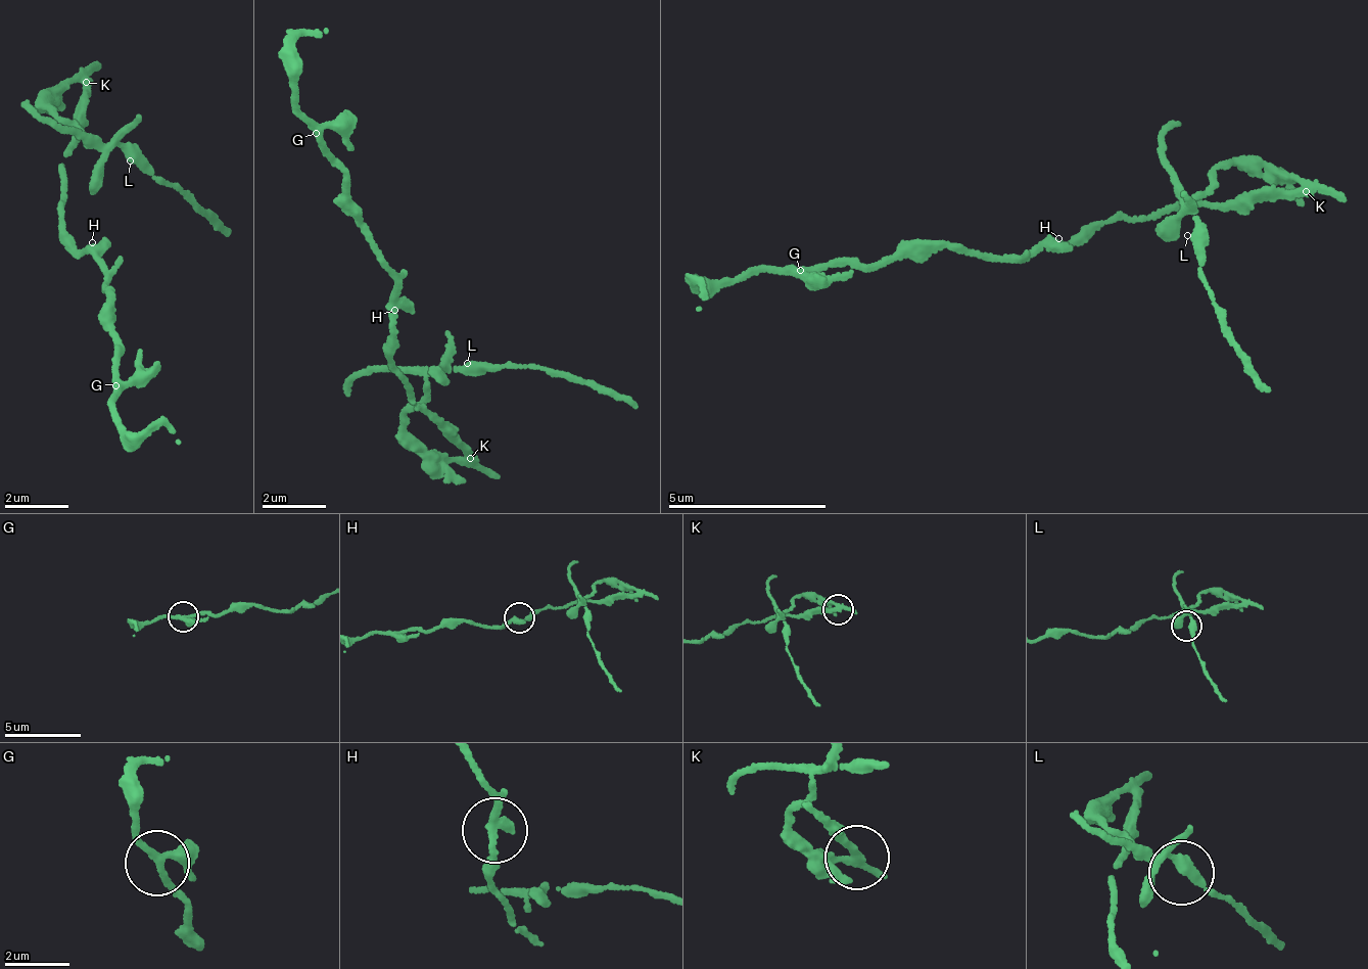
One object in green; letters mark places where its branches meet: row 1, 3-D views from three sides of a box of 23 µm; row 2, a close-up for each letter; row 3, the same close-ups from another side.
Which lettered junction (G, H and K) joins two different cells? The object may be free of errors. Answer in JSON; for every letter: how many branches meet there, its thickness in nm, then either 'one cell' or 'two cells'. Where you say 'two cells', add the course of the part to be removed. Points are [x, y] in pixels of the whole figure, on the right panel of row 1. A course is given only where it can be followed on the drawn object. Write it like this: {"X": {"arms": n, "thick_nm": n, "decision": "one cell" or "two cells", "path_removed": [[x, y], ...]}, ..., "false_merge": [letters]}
{"G": {"arms": 3, "thick_nm": 220, "decision": "one cell"}, "H": {"arms": 2, "thick_nm": 280, "decision": "one cell"}, "K": {"arms": 3, "thick_nm": 200, "decision": "two cells", "path_removed": [[1307, 192], [1294, 175], [1234, 163], [1190, 208], [1218, 311], [1269, 395]]}, "false_merge": ["K"]}

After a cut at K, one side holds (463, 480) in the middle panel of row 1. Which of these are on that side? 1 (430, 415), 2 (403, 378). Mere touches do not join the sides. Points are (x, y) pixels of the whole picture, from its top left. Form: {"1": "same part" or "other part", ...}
{"1": "other part", "2": "other part"}

